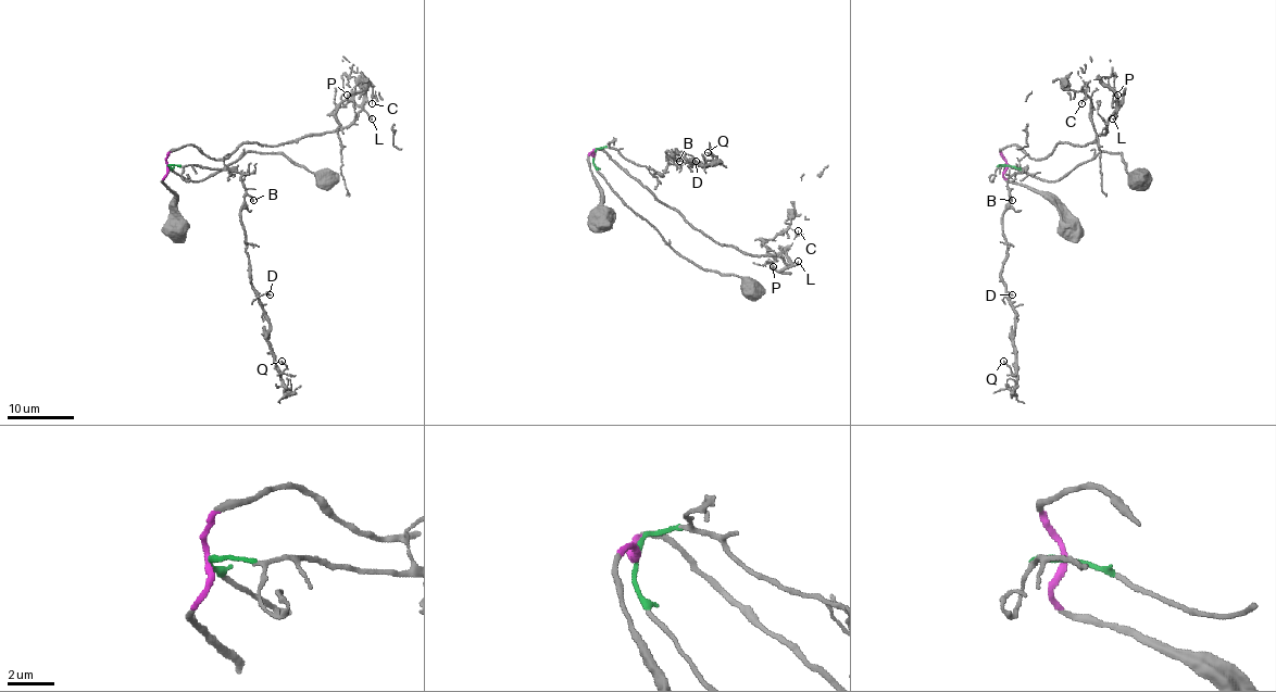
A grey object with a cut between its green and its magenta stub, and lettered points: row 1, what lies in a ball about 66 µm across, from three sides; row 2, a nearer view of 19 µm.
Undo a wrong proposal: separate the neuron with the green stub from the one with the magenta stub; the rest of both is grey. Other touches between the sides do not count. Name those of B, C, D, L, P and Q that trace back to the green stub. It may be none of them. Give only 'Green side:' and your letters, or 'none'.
Green side: B, D, Q

